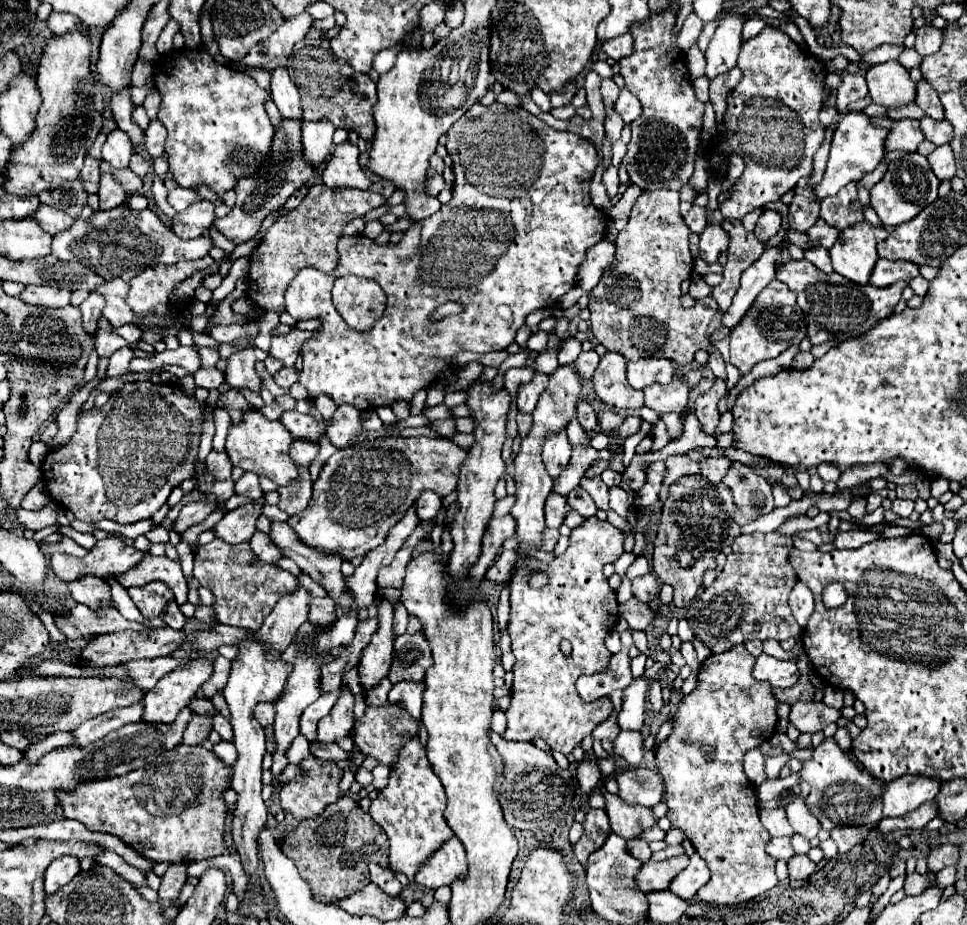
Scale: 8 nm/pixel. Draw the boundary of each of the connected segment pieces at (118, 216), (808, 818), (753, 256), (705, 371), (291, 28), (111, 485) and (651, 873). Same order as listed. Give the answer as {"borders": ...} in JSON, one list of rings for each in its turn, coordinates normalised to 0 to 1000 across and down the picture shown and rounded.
{"borders":[[[[124,222],[116,228],[97,228],[97,232],[89,239],[81,237],[68,250],[62,250],[54,258],[54,276],[62,282],[83,282],[93,291],[99,291],[103,299],[110,304],[118,299],[126,299],[134,304],[147,291],[161,284],[184,284],[207,280],[215,276],[219,269],[217,256],[203,256],[199,261],[186,261],[176,245],[168,241],[168,237],[157,228],[137,228],[132,222]]],[[[827,844],[826,850],[828,857],[819,868],[813,870],[813,883],[815,883],[815,890],[819,892],[821,901],[829,903],[831,907],[840,907],[846,903],[848,898],[848,890],[846,885],[836,877],[836,872],[831,870],[834,861],[838,857],[838,850],[832,844]]],[[[751,237],[747,245],[753,248],[757,261],[753,269],[753,284],[749,289],[749,302],[736,312],[736,321],[743,328],[745,341],[751,341],[757,330],[757,321],[765,310],[767,293],[774,291],[786,278],[786,261],[780,252],[774,252],[765,239]]],[[[732,396],[726,399],[726,409],[724,413],[716,419],[714,429],[710,436],[710,441],[717,441],[720,431],[726,426],[732,424],[738,413],[739,406]]],[[[310,14],[306,18],[296,21],[277,42],[265,46],[250,62],[250,70],[259,77],[261,75],[281,77],[285,72],[296,72],[304,49],[316,42],[319,34],[323,31],[323,25],[325,21],[319,14]]],[[[141,412],[141,414],[132,414],[128,416],[124,423],[116,425],[114,431],[110,434],[110,438],[105,440],[97,440],[93,444],[83,444],[81,446],[81,464],[79,468],[74,470],[74,475],[68,479],[68,481],[62,481],[62,483],[56,483],[48,496],[46,496],[46,503],[43,503],[43,514],[46,514],[46,522],[54,535],[54,539],[58,544],[62,544],[66,550],[74,552],[79,557],[79,561],[83,563],[89,563],[89,565],[101,565],[103,561],[118,561],[122,565],[139,565],[139,563],[145,563],[145,561],[153,561],[157,559],[170,544],[172,539],[176,537],[178,529],[184,526],[188,520],[196,518],[196,516],[203,516],[203,494],[205,494],[205,481],[207,481],[207,470],[209,470],[209,457],[211,457],[211,449],[217,446],[213,444],[213,438],[207,436],[203,429],[194,429],[190,425],[188,418],[182,418],[182,416],[168,416],[168,414],[157,414],[157,412]]],[[[701,924],[689,931],[668,931],[658,944],[658,957],[666,965],[691,961],[693,952],[711,935],[711,924]]]]}

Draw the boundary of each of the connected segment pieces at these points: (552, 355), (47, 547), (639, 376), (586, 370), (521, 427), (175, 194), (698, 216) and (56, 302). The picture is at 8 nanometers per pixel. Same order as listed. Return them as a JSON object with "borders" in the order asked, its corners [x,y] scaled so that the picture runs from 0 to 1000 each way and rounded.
{"borders":[[[[579,377],[560,379],[560,382],[556,384],[556,390],[554,390],[554,401],[569,405],[569,403],[577,397],[577,379],[579,379]]],[[[64,581],[62,585],[58,585],[58,587],[46,588],[43,586],[40,587],[42,596],[50,600],[52,598],[70,598],[70,600],[87,600],[87,598],[91,598],[87,591],[83,591],[77,583],[72,583],[72,581]]],[[[662,388],[649,390],[649,414],[656,421],[666,421],[674,414],[691,414],[697,408],[695,390],[687,388]]],[[[602,379],[600,386],[594,390],[594,397],[602,410],[612,410],[614,399],[618,397],[618,390],[620,386],[616,379]]],[[[536,446],[534,455],[536,455],[536,470],[540,475],[544,475],[546,468],[548,468],[548,464],[550,464],[550,451],[548,449],[542,449],[542,446]]],[[[182,202],[180,206],[174,209],[174,219],[182,226],[182,228],[190,228],[199,217],[205,217],[205,213],[190,202]]],[[[716,222],[716,226],[709,230],[707,235],[707,241],[711,243],[711,248],[718,252],[718,254],[724,254],[730,245],[730,226],[728,224],[722,224],[722,222]]],[[[27,308],[21,323],[35,332],[68,332],[72,330],[72,315],[52,308]]]]}

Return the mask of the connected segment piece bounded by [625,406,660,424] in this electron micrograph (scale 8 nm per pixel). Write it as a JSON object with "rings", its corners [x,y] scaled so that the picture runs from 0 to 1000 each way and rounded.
{"rings":[[[666,439],[664,442],[656,443],[656,444],[647,444],[646,450],[659,450],[664,453],[672,456],[673,458],[677,458],[680,456],[683,450],[674,442]]]}

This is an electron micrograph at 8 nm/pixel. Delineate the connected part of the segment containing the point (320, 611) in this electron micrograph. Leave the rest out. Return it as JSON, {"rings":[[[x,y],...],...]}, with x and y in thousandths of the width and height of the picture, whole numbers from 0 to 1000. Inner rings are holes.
{"rings":[[[325,645],[321,652],[319,671],[327,676],[339,676],[339,671],[343,671],[343,654],[345,654],[345,648],[341,645]]]}

